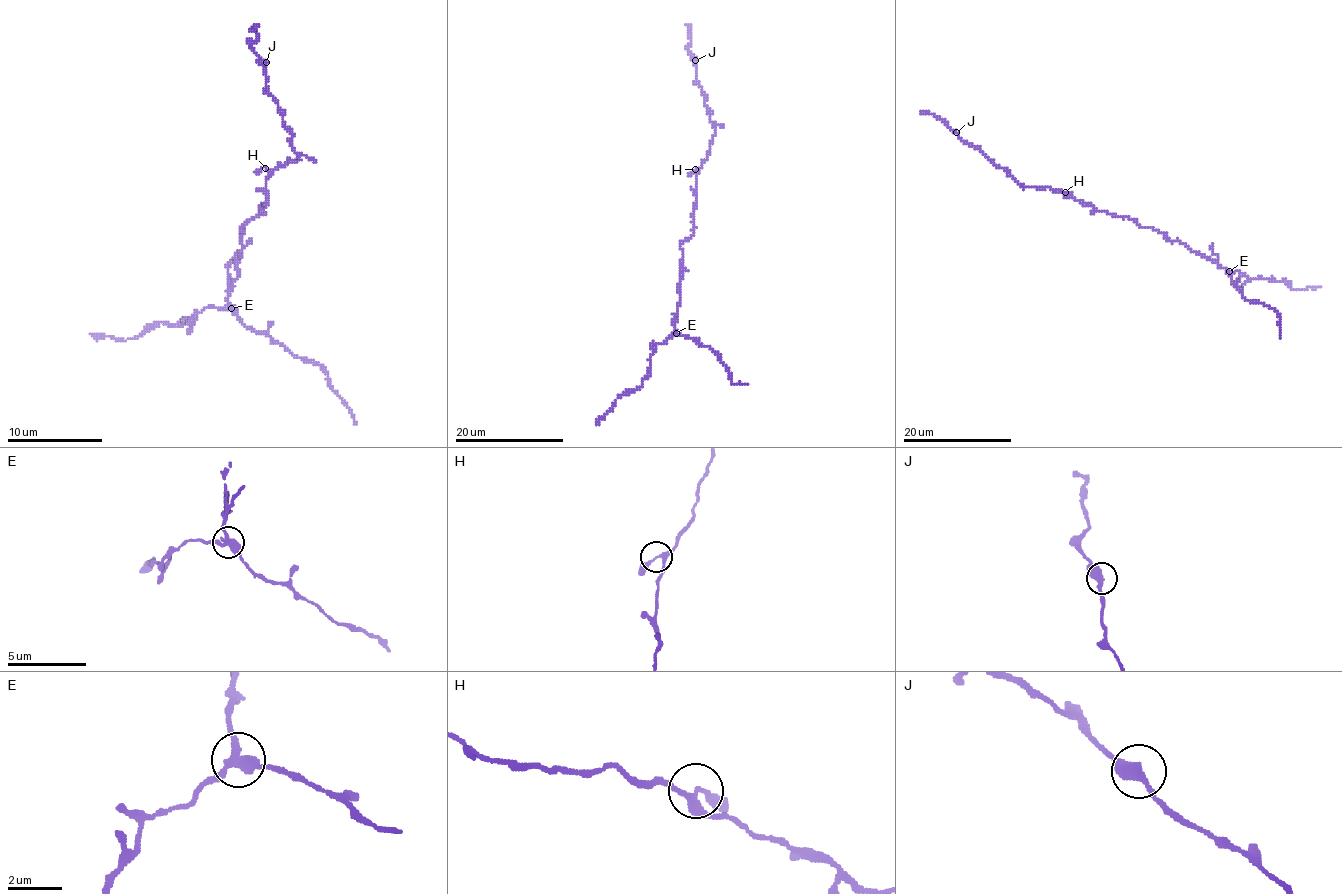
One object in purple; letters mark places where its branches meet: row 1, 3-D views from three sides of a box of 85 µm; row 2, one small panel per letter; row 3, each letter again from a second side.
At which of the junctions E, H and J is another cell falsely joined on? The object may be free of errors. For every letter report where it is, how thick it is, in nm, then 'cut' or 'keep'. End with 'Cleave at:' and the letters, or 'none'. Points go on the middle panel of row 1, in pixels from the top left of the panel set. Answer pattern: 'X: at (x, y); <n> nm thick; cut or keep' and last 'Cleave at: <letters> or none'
E: at (676, 333); 340 nm thick; cut
H: at (695, 169); 200 nm thick; keep
J: at (695, 60); 400 nm thick; keep
Cleave at: E

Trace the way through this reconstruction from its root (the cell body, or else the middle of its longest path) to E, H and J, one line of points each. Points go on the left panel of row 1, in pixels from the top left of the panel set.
E: (261, 212), (240, 229), (244, 229), (242, 250), (235, 255), (240, 274), (228, 293), (230, 307)
H: (261, 212), (261, 205), (266, 200), (266, 179), (271, 174), (266, 167)
J: (261, 212), (266, 179), (287, 160), (299, 157), (282, 124), (282, 110), (266, 88), (266, 62)

